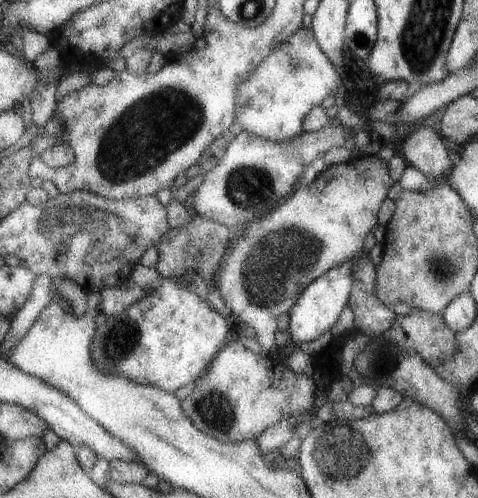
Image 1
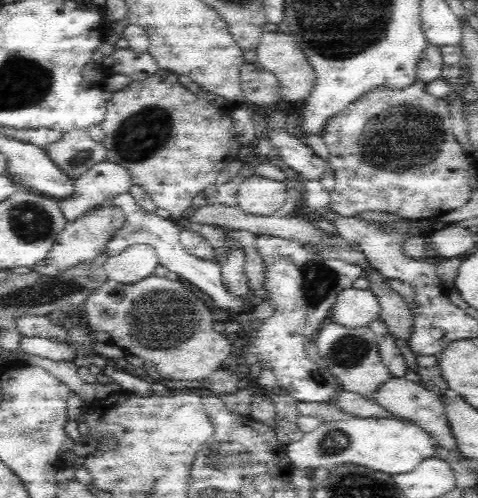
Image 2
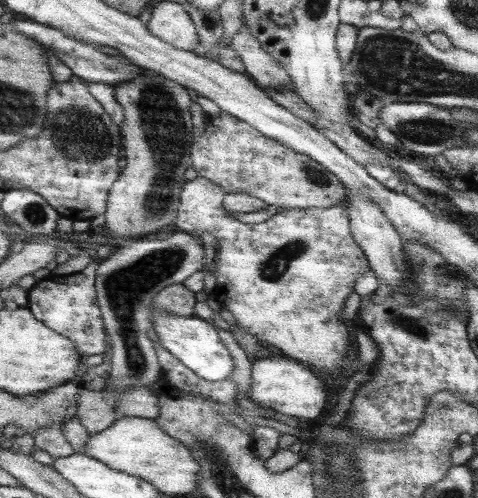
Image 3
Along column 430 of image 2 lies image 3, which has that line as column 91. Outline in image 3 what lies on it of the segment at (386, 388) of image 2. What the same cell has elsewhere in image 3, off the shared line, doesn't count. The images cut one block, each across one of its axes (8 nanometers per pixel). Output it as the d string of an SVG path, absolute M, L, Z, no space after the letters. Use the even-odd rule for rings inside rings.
M83 388L79 396L79 420L89 430L89 434L95 436L109 430L117 422L117 414L103 390L91 392Z

